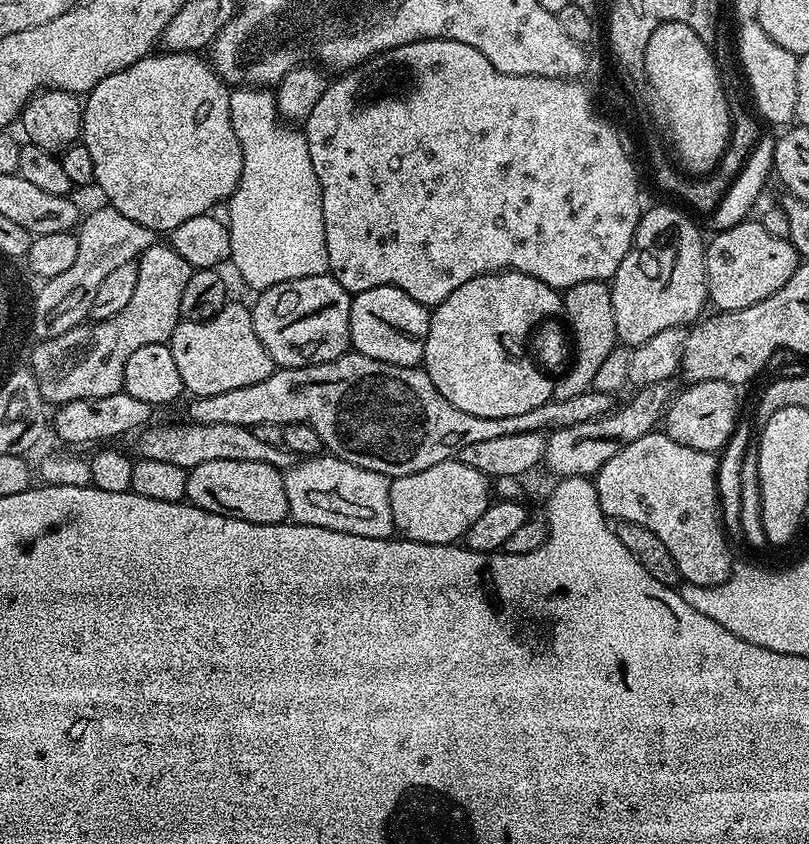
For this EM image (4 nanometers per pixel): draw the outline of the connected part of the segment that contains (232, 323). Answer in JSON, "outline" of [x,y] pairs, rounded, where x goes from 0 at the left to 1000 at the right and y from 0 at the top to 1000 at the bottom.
{"outline":[[[281,359],[258,379],[224,379],[206,406],[225,447],[229,461],[239,470],[279,467],[279,462],[299,462],[334,448],[339,432],[329,410],[314,391],[308,363]]]}

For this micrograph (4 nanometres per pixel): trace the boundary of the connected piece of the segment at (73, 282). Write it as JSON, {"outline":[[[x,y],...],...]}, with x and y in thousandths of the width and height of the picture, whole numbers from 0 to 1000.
{"outline":[[[135,242],[126,244],[110,255],[108,252],[95,269],[96,302],[91,314],[70,329],[56,333],[43,347],[41,384],[46,402],[64,402],[103,383],[112,371],[127,331],[146,316],[164,312],[185,291],[197,288],[195,275],[156,258]]]}

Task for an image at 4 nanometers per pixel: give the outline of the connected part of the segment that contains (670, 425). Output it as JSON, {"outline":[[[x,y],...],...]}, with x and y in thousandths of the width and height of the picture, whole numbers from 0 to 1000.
{"outline":[[[891,450],[852,454],[850,460],[832,468],[826,487],[818,494],[820,511],[826,513],[833,524],[843,524],[843,528],[853,528],[853,533],[889,537],[905,518],[910,508],[912,494],[910,487],[915,479],[910,475],[911,456]]]}

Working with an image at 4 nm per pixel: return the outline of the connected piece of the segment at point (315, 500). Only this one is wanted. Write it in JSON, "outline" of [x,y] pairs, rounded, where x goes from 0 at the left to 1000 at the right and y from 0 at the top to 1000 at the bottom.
{"outline":[[[397,538],[372,544],[351,559],[354,595],[357,613],[365,620],[398,623],[428,633],[443,633],[447,637],[478,640],[486,634],[485,610],[482,609],[482,569],[462,557],[438,552],[426,545],[419,545],[409,538]]]}

